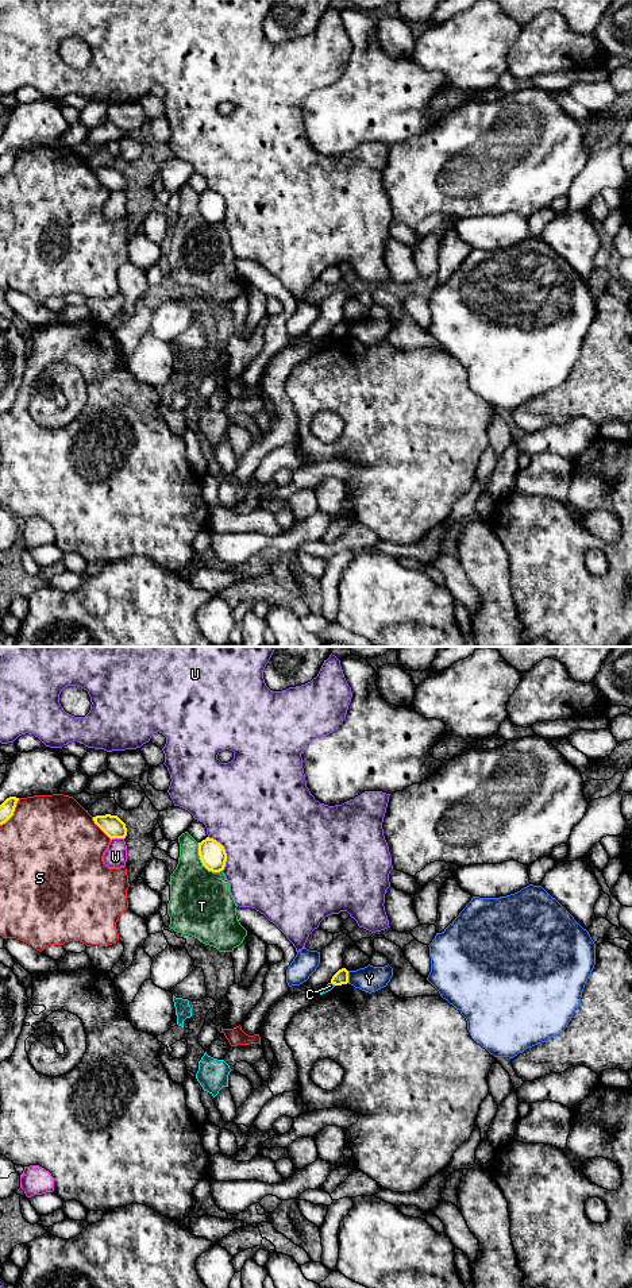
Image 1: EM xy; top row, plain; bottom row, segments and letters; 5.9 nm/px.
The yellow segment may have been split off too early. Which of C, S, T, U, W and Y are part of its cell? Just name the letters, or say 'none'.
none

